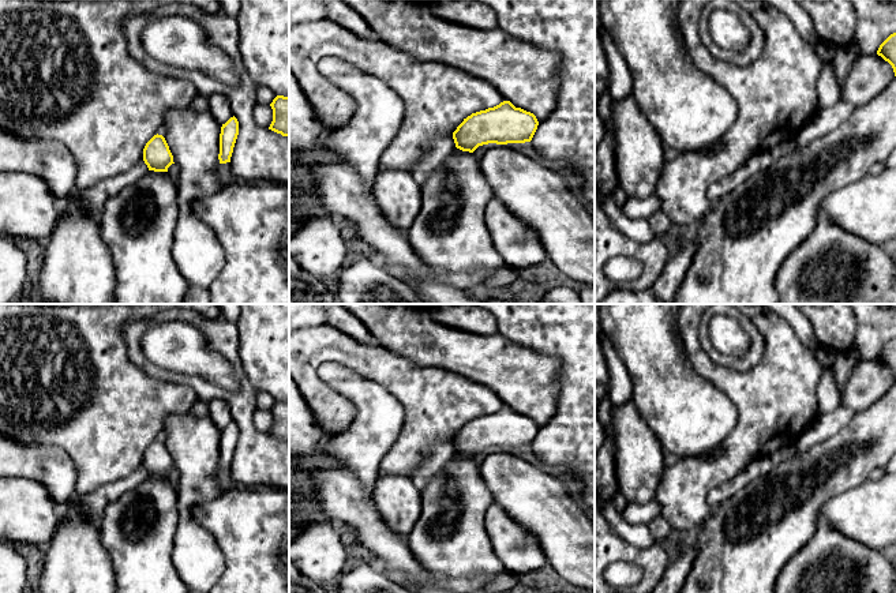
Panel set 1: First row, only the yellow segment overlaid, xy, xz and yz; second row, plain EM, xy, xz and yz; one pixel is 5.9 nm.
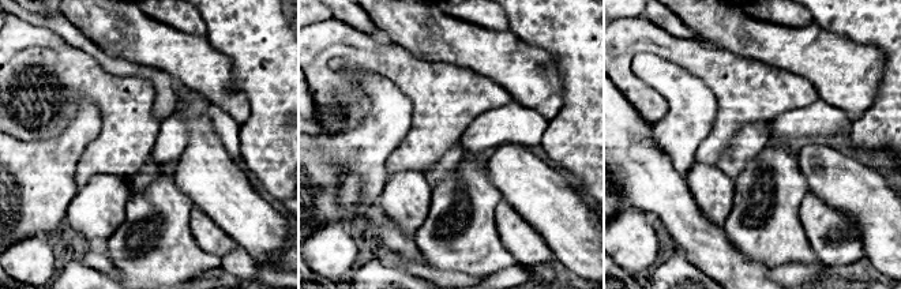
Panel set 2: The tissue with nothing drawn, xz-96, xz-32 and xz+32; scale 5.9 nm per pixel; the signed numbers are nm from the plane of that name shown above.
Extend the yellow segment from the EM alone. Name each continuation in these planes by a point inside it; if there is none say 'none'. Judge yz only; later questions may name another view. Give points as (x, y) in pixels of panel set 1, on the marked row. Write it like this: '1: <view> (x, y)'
none

